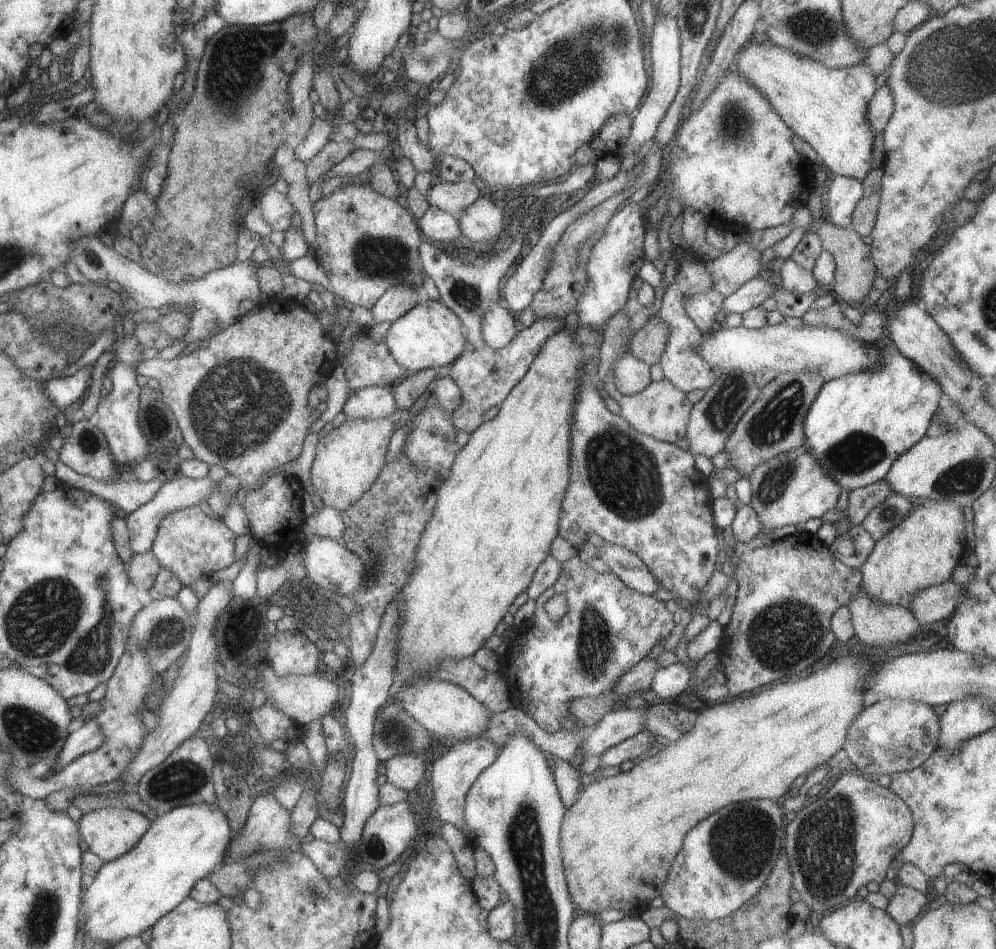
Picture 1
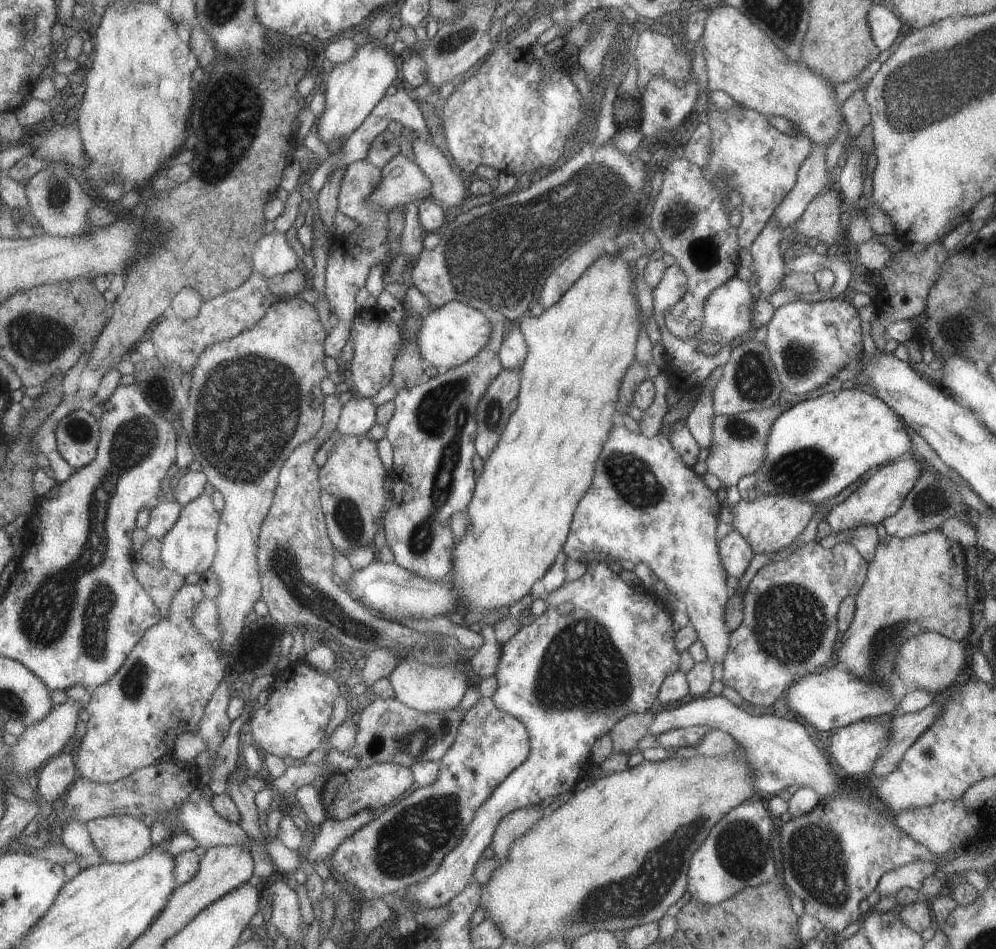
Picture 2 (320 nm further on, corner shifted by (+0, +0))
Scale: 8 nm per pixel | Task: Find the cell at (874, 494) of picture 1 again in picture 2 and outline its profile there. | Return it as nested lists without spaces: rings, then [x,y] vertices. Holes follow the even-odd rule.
[[[863,525],[848,531],[831,532],[818,542],[826,549],[835,546],[837,543],[848,542],[853,548],[857,549],[857,552],[866,563],[870,563],[879,540],[875,533],[875,527]]]

